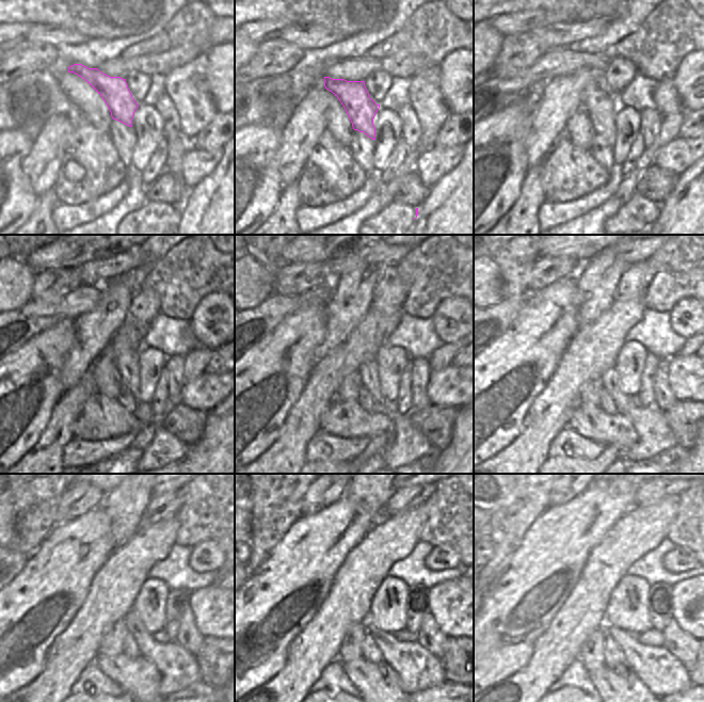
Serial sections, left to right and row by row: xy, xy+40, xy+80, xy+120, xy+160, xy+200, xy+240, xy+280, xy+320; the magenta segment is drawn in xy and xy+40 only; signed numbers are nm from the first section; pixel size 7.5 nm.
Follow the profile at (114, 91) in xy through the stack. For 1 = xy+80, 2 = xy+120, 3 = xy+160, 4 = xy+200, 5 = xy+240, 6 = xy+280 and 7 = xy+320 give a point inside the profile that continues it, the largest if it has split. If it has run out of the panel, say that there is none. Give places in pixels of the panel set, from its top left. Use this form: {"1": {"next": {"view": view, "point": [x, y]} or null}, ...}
{"1": {"next": {"view": "xy+80", "point": [602, 106]}}, "2": {"next": {"view": "xy+120", "point": [127, 363]}}, "3": {"next": {"view": "xy+160", "point": [401, 424]}}, "4": {"next": {"view": "xy+200", "point": [650, 423]}}, "5": {"next": {"view": "xy+240", "point": [179, 669]}}, "6": {"next": {"view": "xy+280", "point": [417, 668]}}, "7": {"next": {"view": "xy+320", "point": [656, 667]}}}

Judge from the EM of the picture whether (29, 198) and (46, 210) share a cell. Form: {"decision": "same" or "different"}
{"decision": "different"}

